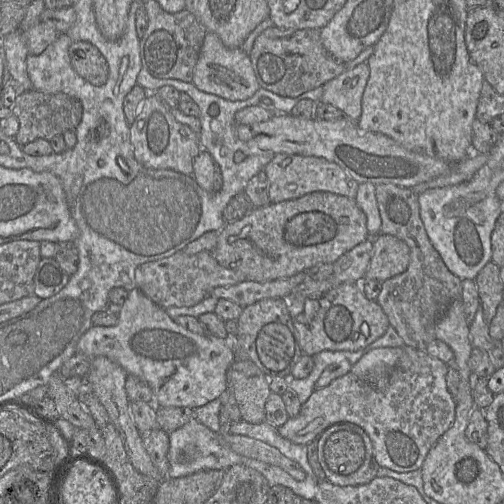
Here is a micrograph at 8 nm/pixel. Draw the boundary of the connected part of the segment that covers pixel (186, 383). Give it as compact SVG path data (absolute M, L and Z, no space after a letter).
M139 289L128 292L118 323L112 327L92 326L79 339L76 352L89 358L104 356L119 364L127 374L144 380L152 389L157 407L195 409L219 399L228 386L227 371L234 362L230 339L195 334L171 319Z

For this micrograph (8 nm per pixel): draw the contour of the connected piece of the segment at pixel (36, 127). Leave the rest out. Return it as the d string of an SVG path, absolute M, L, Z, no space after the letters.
M35 89L20 90L11 110L19 122L19 130L14 137L19 146L24 146L36 139L49 141L54 136L63 135L66 131L74 131L83 114L83 107L78 99L64 93L43 93Z

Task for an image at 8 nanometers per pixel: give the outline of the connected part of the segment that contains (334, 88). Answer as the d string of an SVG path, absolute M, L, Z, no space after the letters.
M360 63L347 69L339 76L325 83L320 102L335 106L351 120L361 116L361 100L369 79L367 63Z

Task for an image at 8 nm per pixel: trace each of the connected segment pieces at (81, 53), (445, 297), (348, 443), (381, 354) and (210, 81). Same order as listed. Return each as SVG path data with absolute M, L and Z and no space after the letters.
M72 42L68 50L72 67L76 73L94 86L102 86L109 76L105 57L91 43Z
M377 184L375 194L382 221L381 234L403 240L410 249L407 269L382 282L376 302L406 346L426 351L428 344L436 339L438 320L453 301L462 300L462 281L448 270L433 247L420 217L418 195L411 189L393 184Z
M340 430L328 437L323 455L326 464L333 472L349 475L362 466L365 460L365 444L360 435Z
M383 347L370 350L352 365L350 373L361 380L388 377L403 354L403 347Z
M207 31L194 68L192 83L203 92L229 101L251 98L260 85L255 76L249 55L242 48L226 47L217 34Z

